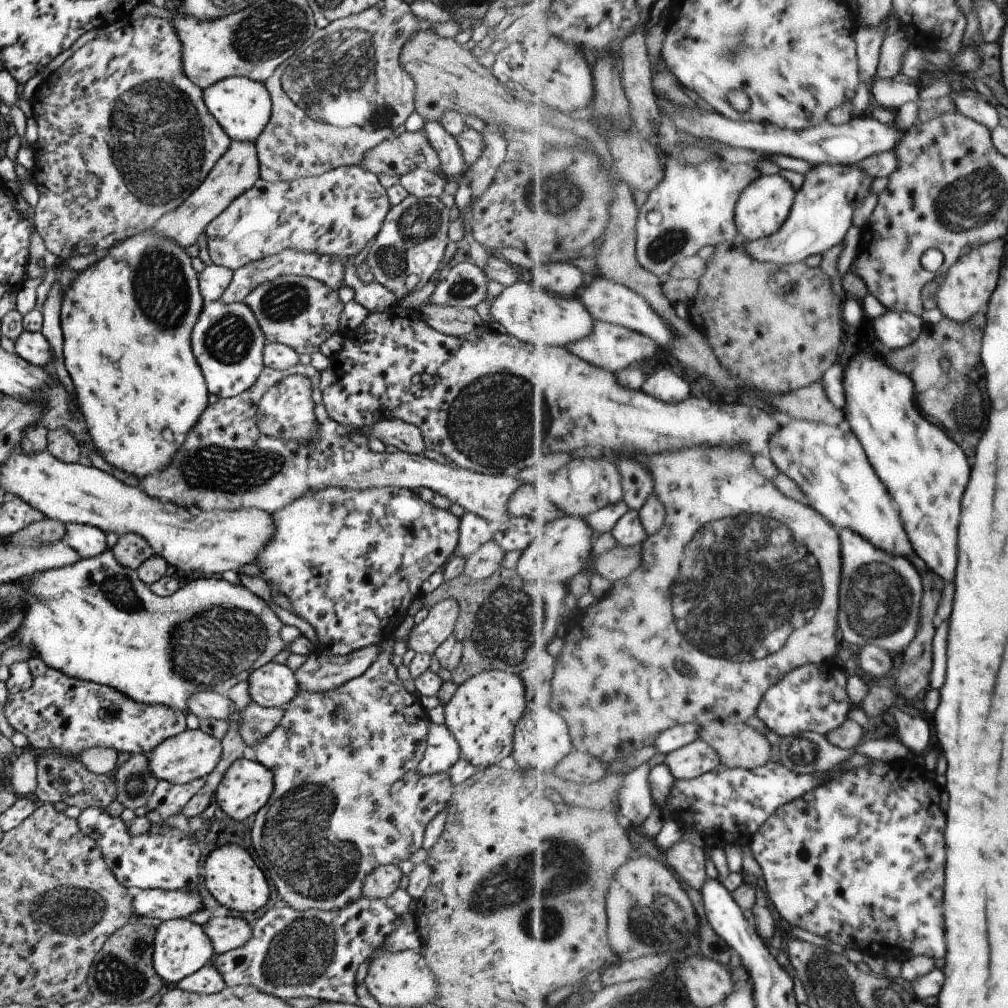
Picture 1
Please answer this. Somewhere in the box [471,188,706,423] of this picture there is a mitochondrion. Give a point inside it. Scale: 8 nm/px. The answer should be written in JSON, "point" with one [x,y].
{"point":[671,241]}

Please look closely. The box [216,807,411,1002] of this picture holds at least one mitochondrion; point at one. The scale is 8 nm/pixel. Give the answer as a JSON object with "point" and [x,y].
{"point":[298,954]}

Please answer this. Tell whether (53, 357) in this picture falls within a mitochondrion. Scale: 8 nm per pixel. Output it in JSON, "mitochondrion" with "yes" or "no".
{"mitochondrion":"no"}

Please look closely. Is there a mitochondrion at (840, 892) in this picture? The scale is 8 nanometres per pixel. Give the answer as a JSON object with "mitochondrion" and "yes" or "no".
{"mitochondrion":"no"}

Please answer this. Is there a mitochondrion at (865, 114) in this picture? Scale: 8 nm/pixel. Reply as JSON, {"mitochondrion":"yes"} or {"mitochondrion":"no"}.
{"mitochondrion":"no"}

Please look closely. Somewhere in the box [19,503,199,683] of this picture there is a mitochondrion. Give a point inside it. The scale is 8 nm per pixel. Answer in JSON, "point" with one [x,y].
{"point":[116,587]}

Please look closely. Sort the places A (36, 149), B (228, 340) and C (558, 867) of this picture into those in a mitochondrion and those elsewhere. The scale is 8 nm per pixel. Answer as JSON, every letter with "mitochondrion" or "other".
{"A":"other","B":"mitochondrion","C":"mitochondrion"}

